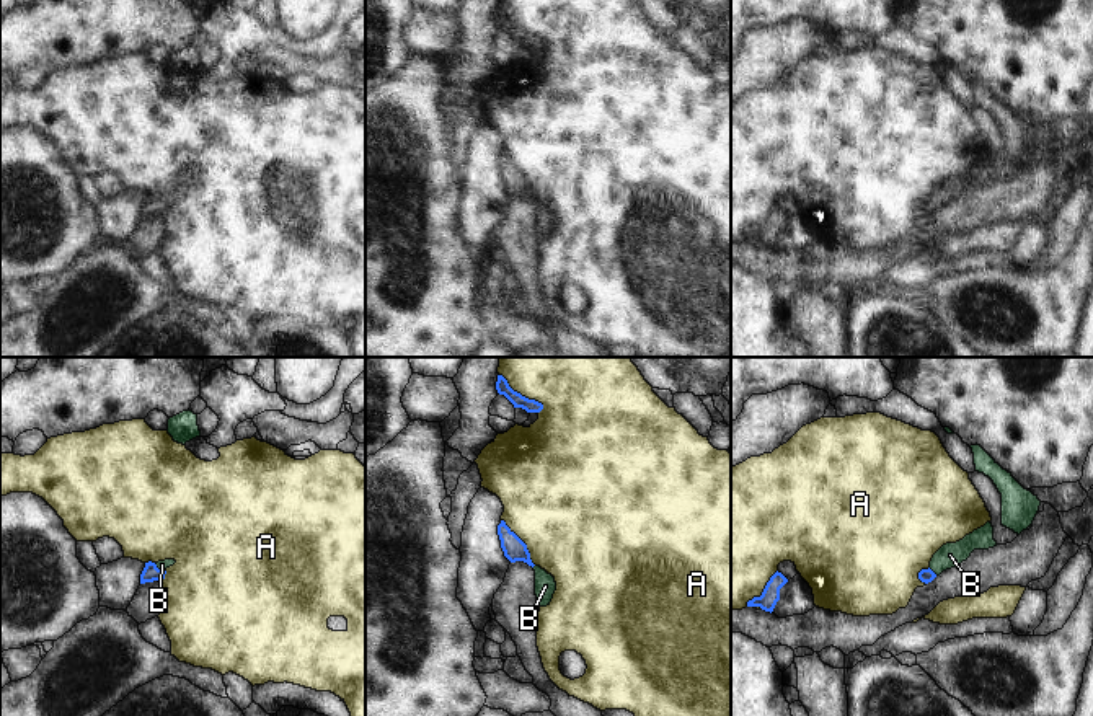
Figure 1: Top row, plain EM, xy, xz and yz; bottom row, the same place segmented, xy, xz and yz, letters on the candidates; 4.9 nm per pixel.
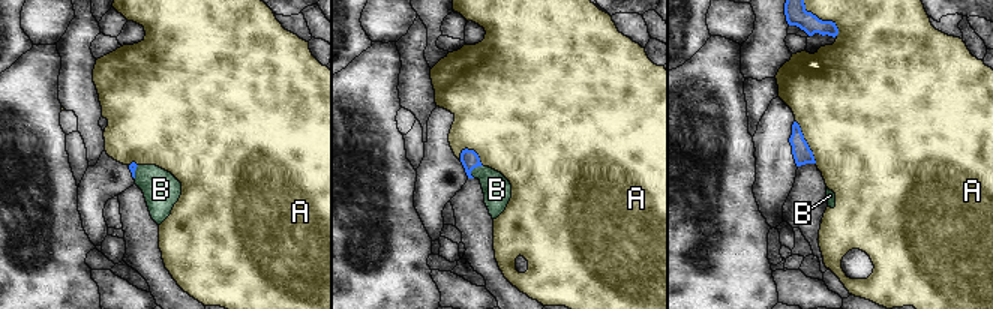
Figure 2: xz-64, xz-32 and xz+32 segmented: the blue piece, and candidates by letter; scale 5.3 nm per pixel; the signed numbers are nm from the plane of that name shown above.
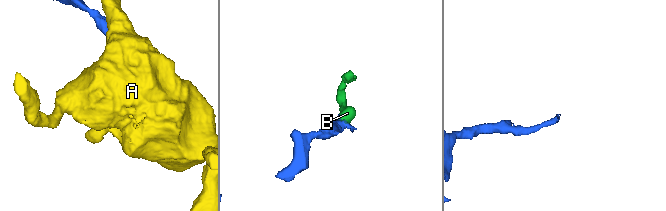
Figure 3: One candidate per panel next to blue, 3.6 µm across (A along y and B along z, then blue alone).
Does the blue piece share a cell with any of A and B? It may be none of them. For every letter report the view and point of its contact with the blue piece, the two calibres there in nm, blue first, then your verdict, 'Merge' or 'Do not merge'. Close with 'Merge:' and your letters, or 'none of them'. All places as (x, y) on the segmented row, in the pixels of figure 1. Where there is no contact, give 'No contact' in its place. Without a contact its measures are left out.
A: Touches blue at xz (521, 395). Thickness 70 nm (blue) against 460 nm. Do not merge
B: Touches blue at yz (932, 571). Thickness 70 nm (blue) against 120 nm. Merge
Merge: B.

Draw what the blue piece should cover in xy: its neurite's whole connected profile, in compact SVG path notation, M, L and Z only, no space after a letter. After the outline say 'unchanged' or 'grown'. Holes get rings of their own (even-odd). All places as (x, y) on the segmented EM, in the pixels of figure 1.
M165 559L165 561L158 561L158 563L145 563L145 568L140 574L140 584L145 582L153 582L158 581L162 582L165 579L166 574L166 568L173 566L176 561L175 559Z; grown

